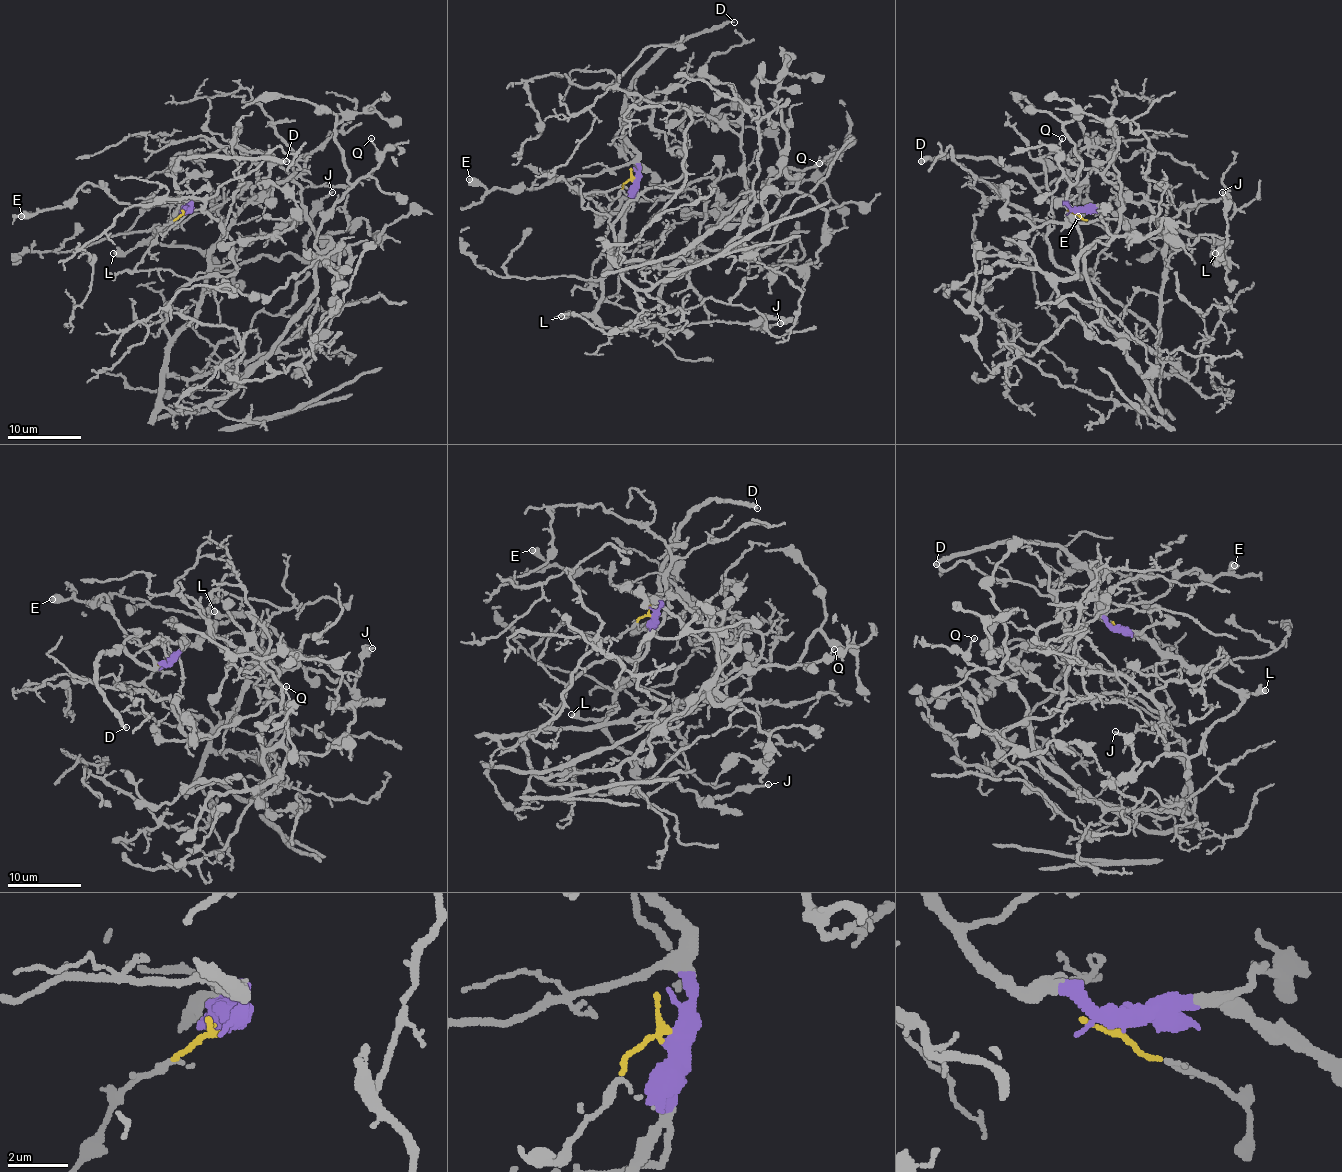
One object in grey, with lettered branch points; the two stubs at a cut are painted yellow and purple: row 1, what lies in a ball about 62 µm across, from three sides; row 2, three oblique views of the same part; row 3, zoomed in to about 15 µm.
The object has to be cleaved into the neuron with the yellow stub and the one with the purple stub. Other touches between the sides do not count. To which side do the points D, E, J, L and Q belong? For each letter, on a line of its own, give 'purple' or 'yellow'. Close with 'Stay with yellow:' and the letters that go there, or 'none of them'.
D: purple
E: purple
J: purple
L: purple
Q: yellow
Stay with yellow: Q

